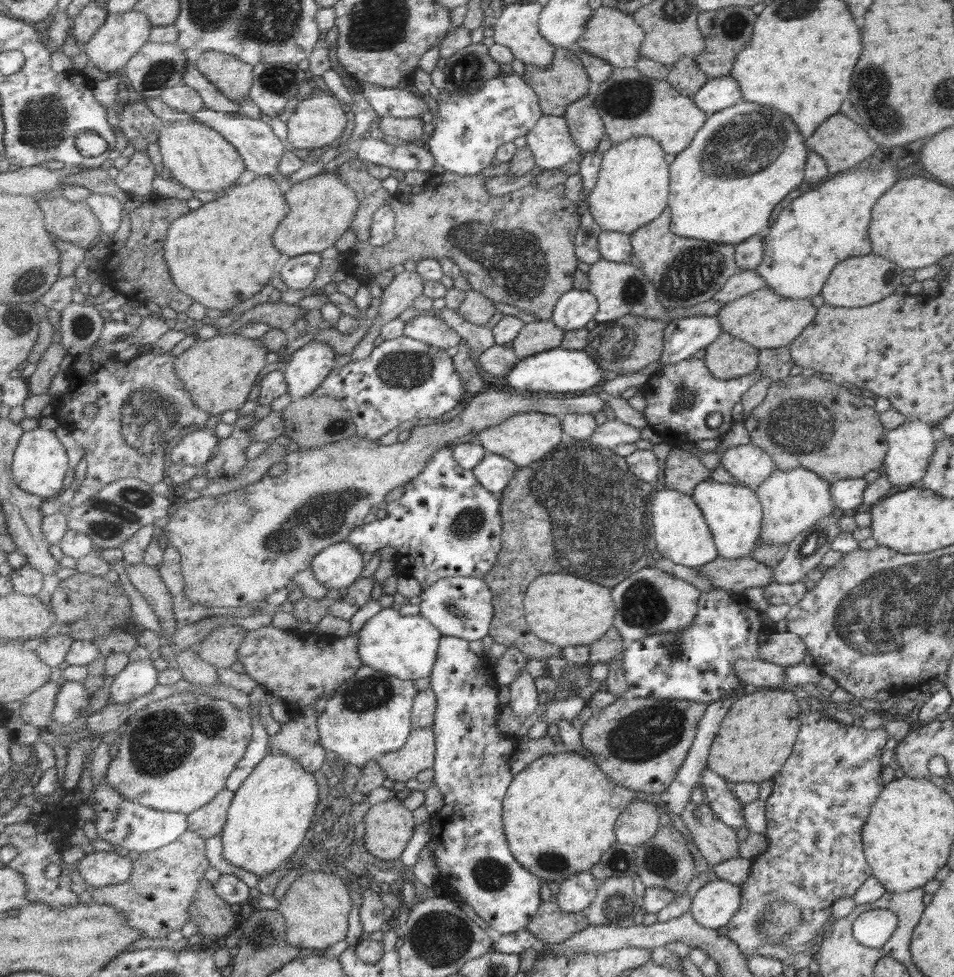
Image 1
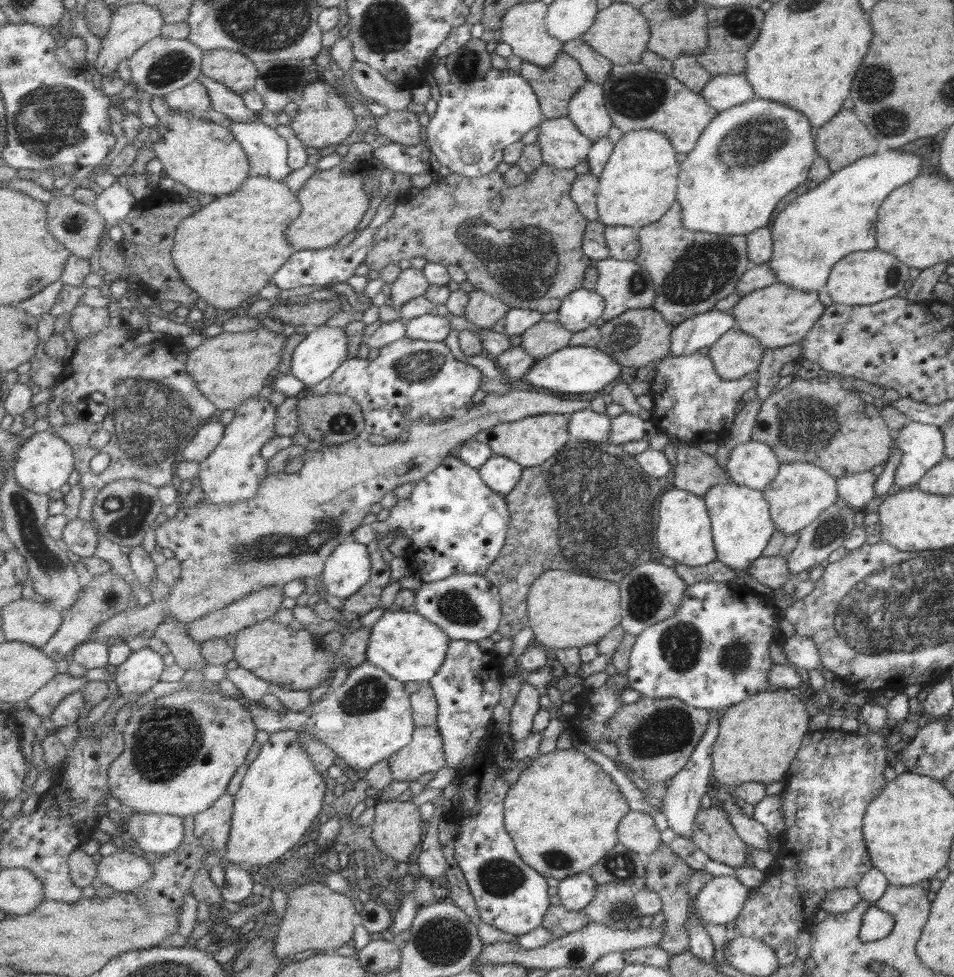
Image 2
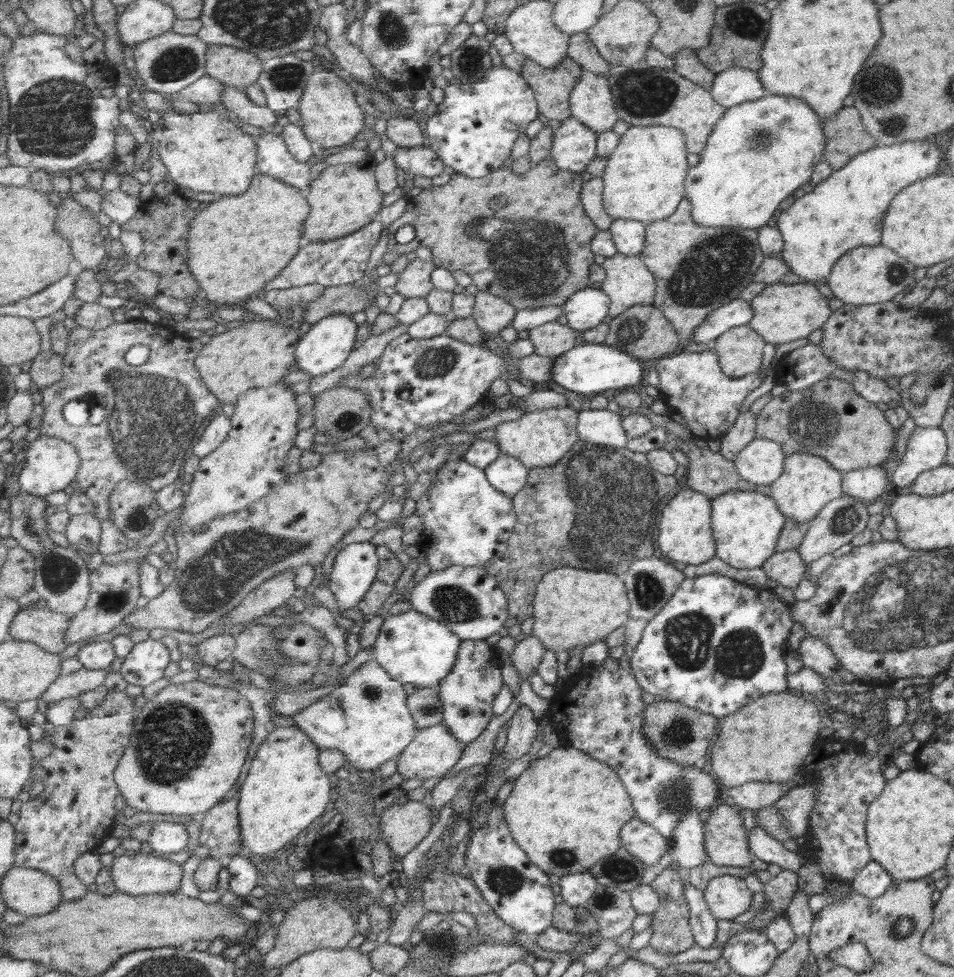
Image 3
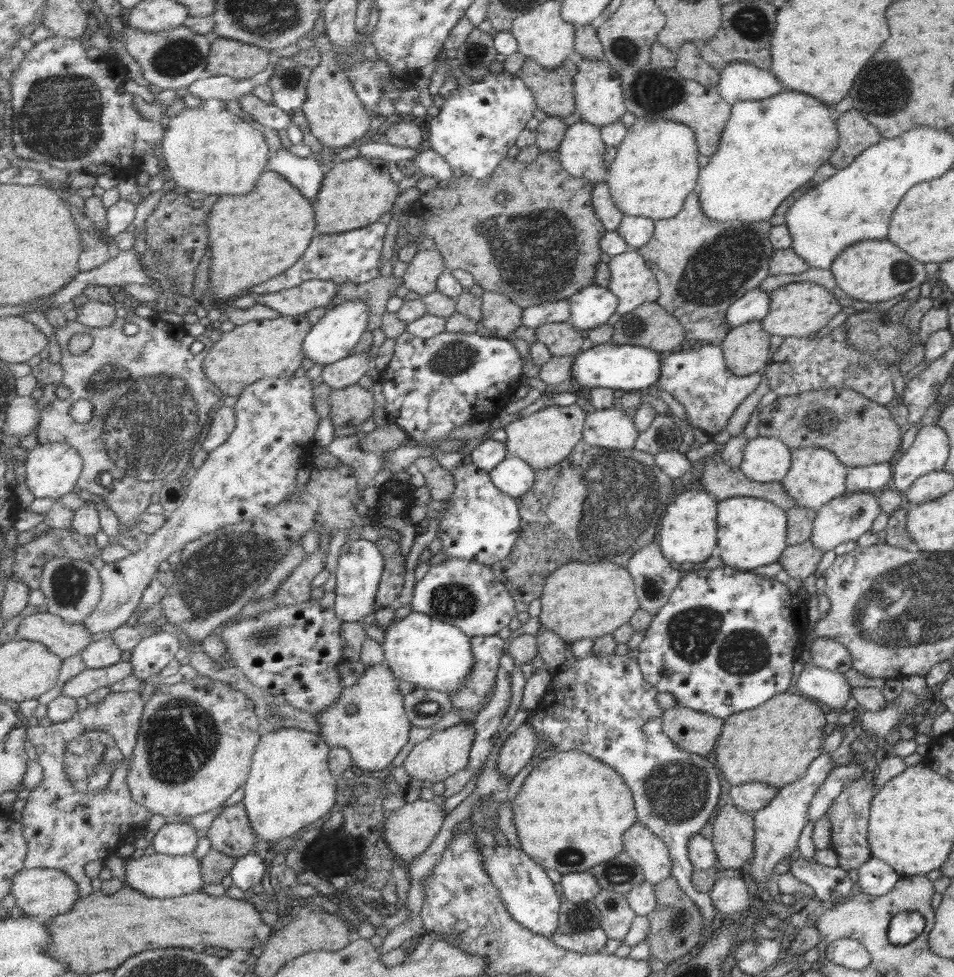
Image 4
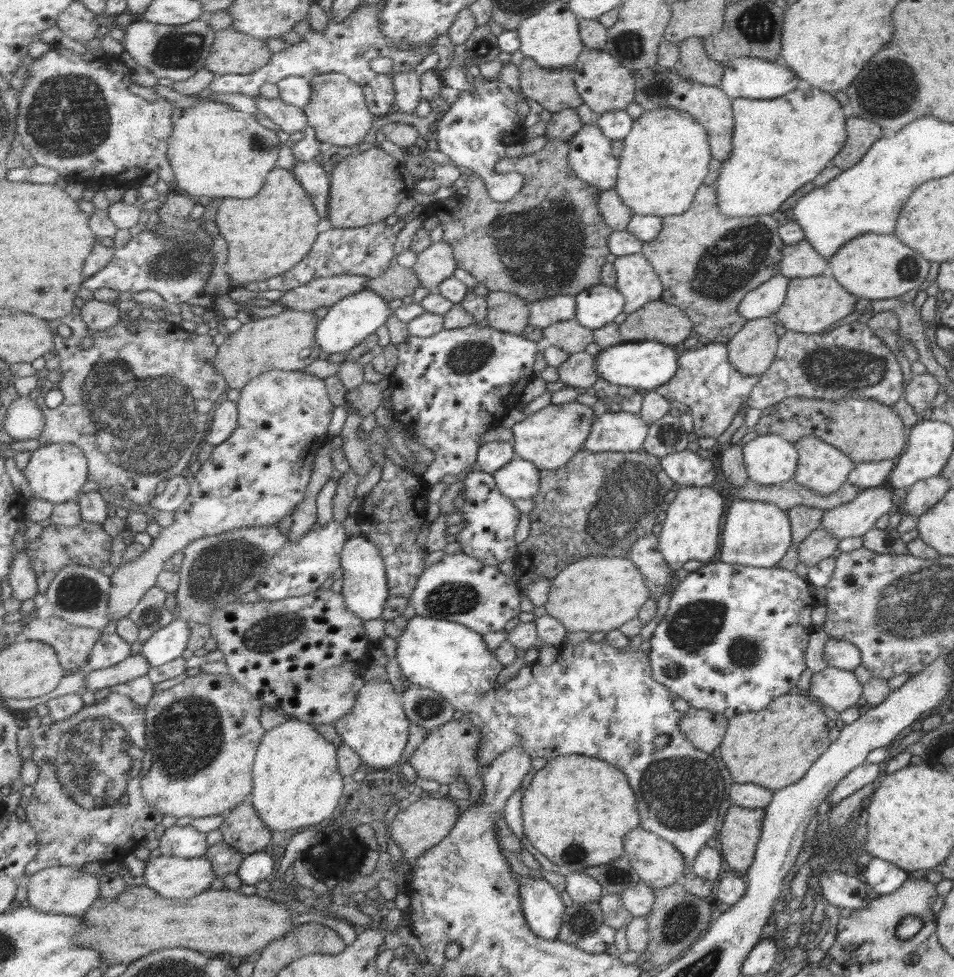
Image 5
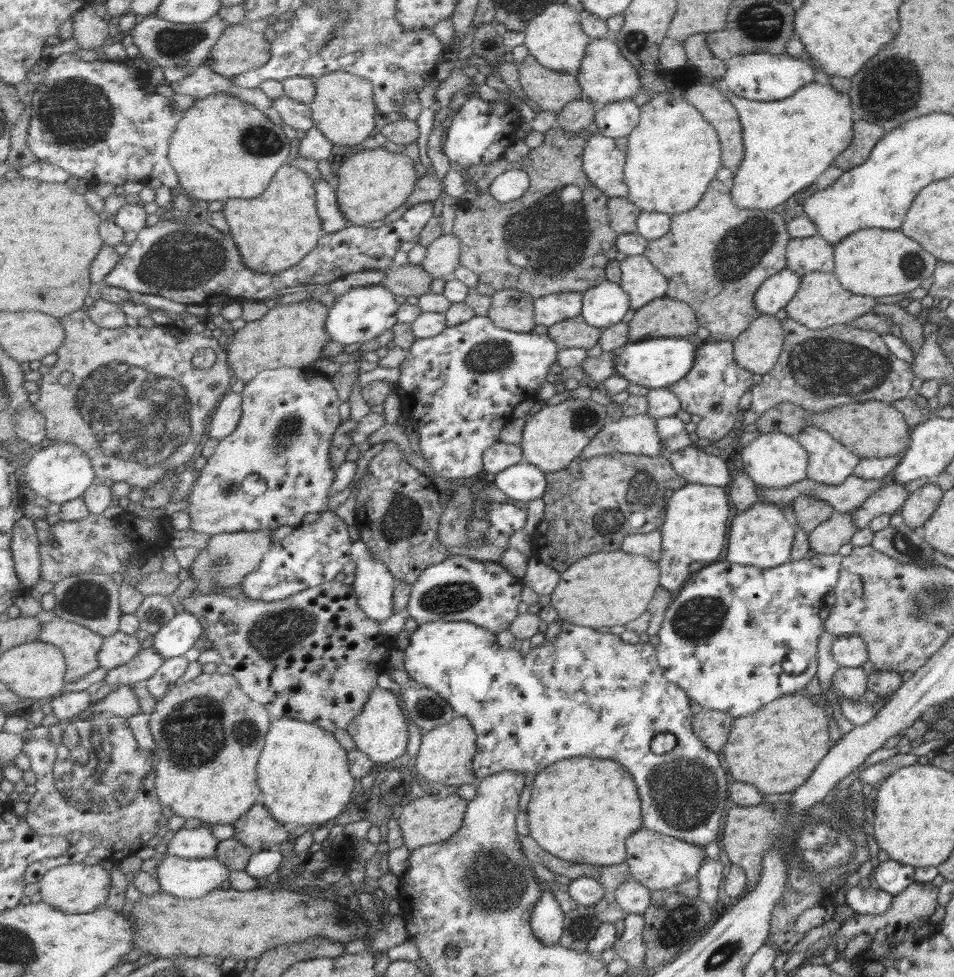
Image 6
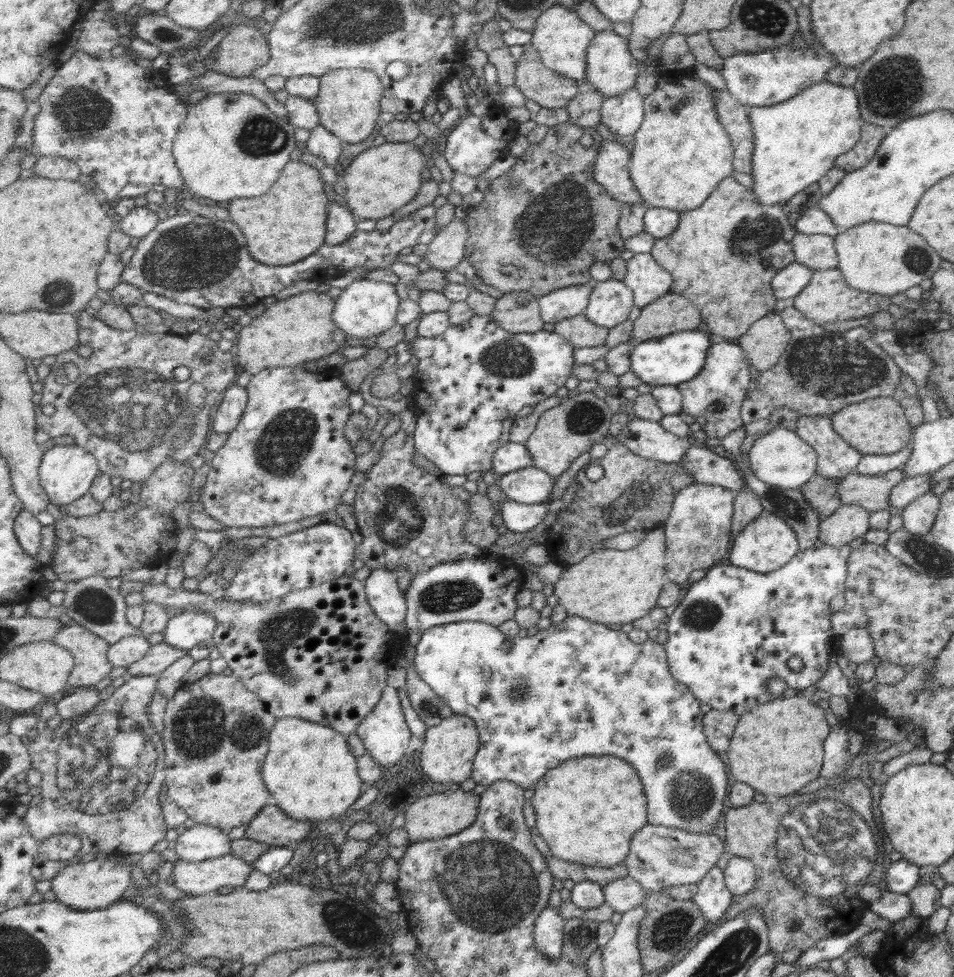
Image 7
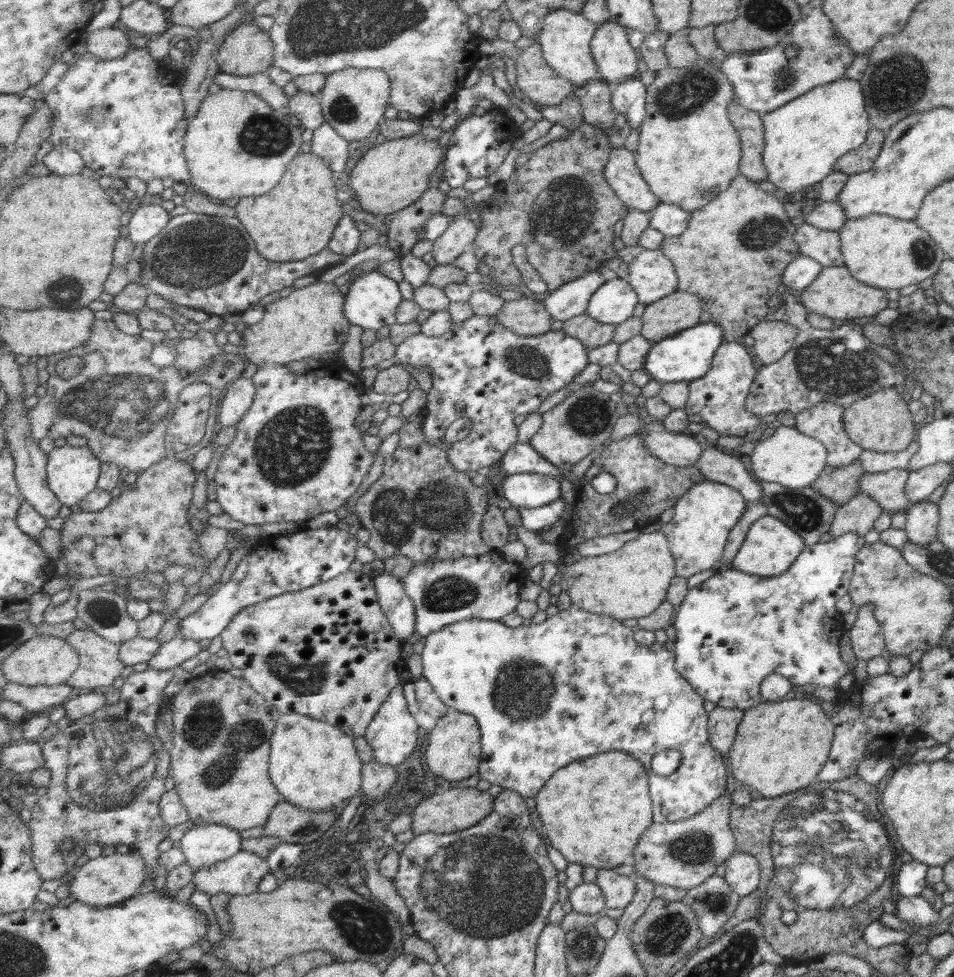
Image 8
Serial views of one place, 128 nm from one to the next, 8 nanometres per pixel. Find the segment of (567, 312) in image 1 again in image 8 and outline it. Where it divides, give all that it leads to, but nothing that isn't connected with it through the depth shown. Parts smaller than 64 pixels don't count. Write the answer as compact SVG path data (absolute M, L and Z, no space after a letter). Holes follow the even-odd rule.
M616 277L591 298L587 314L599 322L618 325L635 314L639 303L634 287L627 280Z

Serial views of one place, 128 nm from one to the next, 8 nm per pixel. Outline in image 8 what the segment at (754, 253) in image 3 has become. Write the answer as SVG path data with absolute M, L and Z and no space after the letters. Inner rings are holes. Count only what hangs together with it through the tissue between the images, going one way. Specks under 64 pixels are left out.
M739 175L731 186L701 209L691 211L691 224L678 237L665 237L660 248L675 263L678 272L678 291L697 295L702 303L703 312L710 315L710 322L723 329L726 342L741 339L749 328L771 311L773 296L777 286L782 284L782 273L800 252L792 237L796 228L791 225L785 214L785 202L779 195L761 190L755 181Z

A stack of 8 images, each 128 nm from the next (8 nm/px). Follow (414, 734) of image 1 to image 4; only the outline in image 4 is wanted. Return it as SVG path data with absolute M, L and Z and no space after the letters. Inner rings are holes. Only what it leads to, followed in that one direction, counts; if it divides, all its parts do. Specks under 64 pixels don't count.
M461 722L446 729L435 731L412 748L403 767L412 779L428 780L432 783L445 782L449 776L469 767L475 736L477 733L475 733L474 723Z

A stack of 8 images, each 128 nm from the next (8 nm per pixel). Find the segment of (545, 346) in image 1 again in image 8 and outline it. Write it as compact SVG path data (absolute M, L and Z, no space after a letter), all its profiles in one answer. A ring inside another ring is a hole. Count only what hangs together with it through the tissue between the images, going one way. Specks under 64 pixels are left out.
M583 313L581 316L564 321L563 328L568 335L581 339L585 346L594 349L614 340L617 325L599 322L597 319Z

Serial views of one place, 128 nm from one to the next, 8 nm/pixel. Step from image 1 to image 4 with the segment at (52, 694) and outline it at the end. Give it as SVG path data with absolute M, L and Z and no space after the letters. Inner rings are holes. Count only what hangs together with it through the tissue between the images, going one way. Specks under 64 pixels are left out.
M131 661L119 662L108 668L91 669L81 672L80 676L71 678L63 688L61 695L71 698L87 697L91 692L113 686L119 680L133 675L134 665Z

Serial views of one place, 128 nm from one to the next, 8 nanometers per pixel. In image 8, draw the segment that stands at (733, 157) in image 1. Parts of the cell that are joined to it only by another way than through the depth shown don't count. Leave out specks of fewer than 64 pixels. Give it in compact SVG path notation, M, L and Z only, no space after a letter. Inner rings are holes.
M841 78L829 84L815 86L805 94L786 102L771 112L759 113L763 121L764 148L762 164L767 172L767 181L777 188L775 195L785 200L785 196L797 190L810 188L824 180L832 171L833 164L843 154L858 148L865 140L869 126L867 114L863 110L863 94L855 80Z

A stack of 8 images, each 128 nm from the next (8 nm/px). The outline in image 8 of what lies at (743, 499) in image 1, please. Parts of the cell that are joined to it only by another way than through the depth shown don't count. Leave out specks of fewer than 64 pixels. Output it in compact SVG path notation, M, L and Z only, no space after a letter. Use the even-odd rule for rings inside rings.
M765 514L749 525L749 530L729 567L759 577L777 576L777 574L783 574L791 566L791 562L797 558L803 547L803 539L795 534L791 527L783 524L778 518Z

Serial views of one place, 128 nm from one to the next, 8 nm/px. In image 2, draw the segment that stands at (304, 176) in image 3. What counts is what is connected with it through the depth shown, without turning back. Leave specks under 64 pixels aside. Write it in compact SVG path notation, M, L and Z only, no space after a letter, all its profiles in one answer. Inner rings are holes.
M234 122L230 125L235 137L250 156L252 175L285 180L293 174L289 165L288 143L276 128L257 122Z

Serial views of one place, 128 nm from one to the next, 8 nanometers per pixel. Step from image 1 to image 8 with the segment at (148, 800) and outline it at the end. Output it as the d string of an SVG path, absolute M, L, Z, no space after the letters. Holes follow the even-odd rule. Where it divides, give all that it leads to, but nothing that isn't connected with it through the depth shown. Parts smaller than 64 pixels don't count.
M221 670L214 676L193 676L171 701L168 708L173 738L171 778L193 824L219 823L240 831L267 824L275 806L283 800L278 786L271 779L269 764L272 737L282 715L277 707L259 695L244 677L235 677Z

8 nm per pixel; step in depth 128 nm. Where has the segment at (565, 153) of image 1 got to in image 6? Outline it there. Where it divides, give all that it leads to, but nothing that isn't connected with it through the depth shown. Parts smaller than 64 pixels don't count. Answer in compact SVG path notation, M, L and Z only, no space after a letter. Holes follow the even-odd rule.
M600 132L591 134L592 138L587 143L584 153L584 172L587 177L603 190L609 197L628 198L630 187L626 184L626 163L628 157L625 152L621 152L615 144L615 138L609 138L607 135L602 135Z

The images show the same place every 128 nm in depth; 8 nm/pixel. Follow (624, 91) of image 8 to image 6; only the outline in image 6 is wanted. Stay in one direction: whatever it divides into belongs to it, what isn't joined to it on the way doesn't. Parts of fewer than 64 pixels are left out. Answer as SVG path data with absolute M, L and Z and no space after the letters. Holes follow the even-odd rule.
M625 99L598 107L595 123L598 132L609 138L624 138L639 126L641 109L635 100Z

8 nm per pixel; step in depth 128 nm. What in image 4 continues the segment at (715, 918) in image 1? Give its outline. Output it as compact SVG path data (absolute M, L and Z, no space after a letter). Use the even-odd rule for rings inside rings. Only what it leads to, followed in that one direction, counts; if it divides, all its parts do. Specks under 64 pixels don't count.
M739 873L719 875L707 894L712 906L726 915L746 912L751 904L747 886Z

